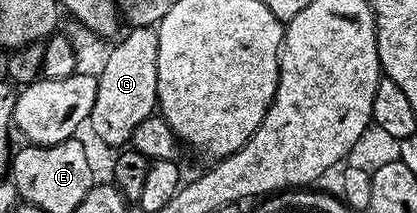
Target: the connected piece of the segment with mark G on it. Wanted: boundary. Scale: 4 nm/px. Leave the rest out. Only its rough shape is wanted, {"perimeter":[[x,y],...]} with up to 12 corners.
{"perimeter":[[130,28],[96,76],[87,122],[128,146],[157,109],[157,30]]}

